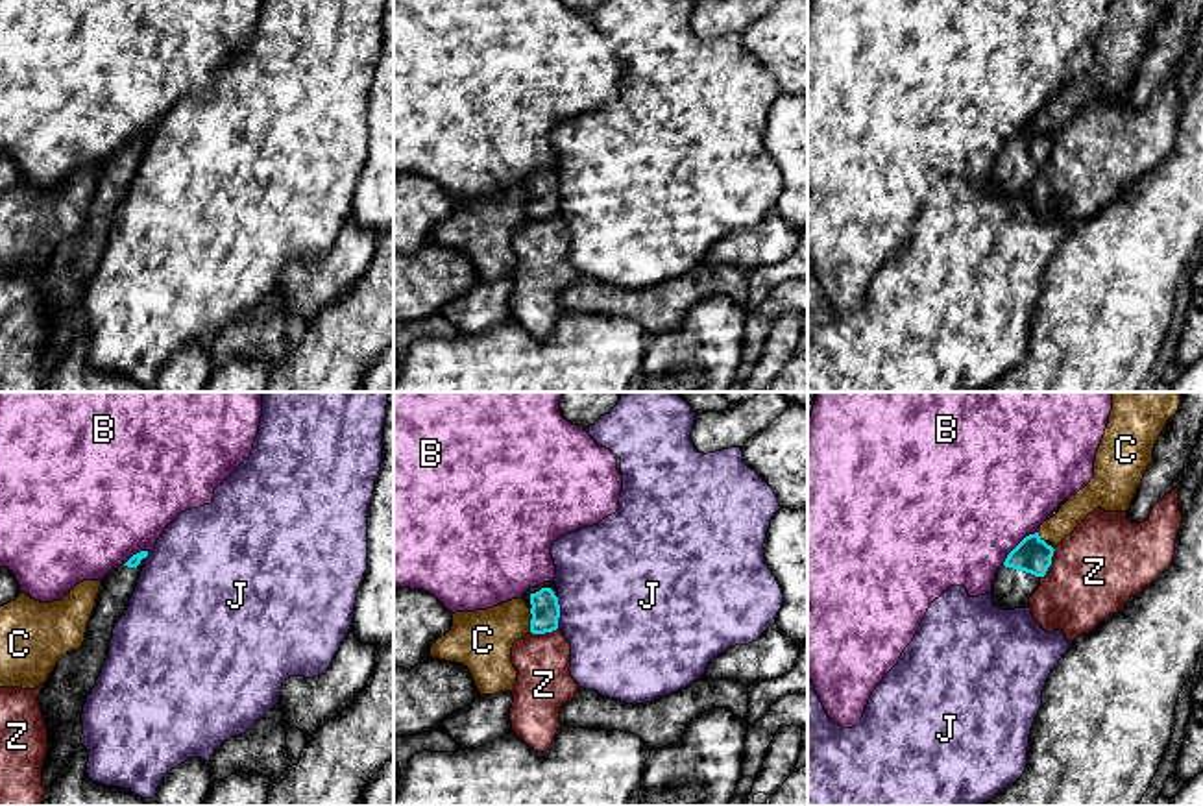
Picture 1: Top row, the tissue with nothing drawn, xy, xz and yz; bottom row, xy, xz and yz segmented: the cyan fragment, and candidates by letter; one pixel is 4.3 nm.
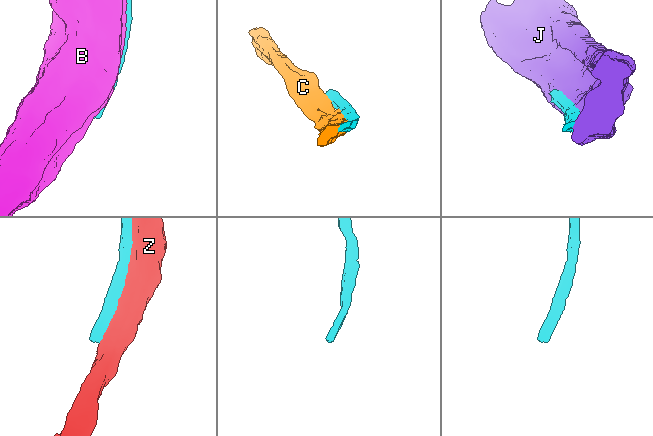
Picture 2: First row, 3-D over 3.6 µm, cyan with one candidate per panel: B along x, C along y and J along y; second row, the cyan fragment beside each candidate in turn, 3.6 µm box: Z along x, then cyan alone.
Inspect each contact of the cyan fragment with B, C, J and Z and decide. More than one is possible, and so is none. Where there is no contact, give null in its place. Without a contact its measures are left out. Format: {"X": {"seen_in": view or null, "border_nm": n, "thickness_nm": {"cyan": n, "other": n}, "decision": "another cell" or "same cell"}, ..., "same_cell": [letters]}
{"B": {"seen_in": "yz", "border_nm": 220, "thickness_nm": {"cyan": 160, "other": 500}, "decision": "another cell"}, "C": {"seen_in": "xz", "border_nm": 100, "thickness_nm": {"cyan": 130, "other": 260}, "decision": "another cell"}, "J": {"seen_in": "xz", "border_nm": 140, "thickness_nm": {"cyan": 130, "other": 500}, "decision": "another cell"}, "Z": {"seen_in": "yz", "border_nm": 140, "thickness_nm": {"cyan": 160, "other": 380}, "decision": "another cell"}, "same_cell": []}

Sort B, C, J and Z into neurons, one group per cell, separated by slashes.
B / C / J / Z

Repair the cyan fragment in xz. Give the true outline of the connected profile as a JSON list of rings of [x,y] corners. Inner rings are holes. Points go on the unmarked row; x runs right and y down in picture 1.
[[[554,166],[530,174],[521,185],[527,189],[532,200],[532,220],[545,220],[558,214],[560,190]]]

